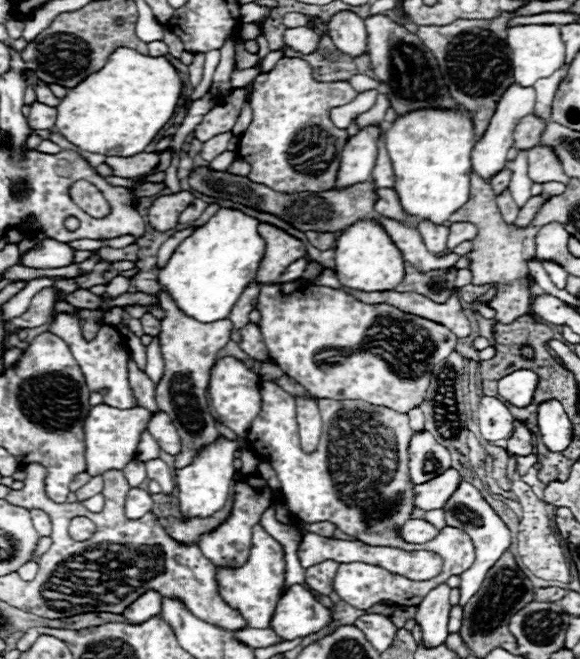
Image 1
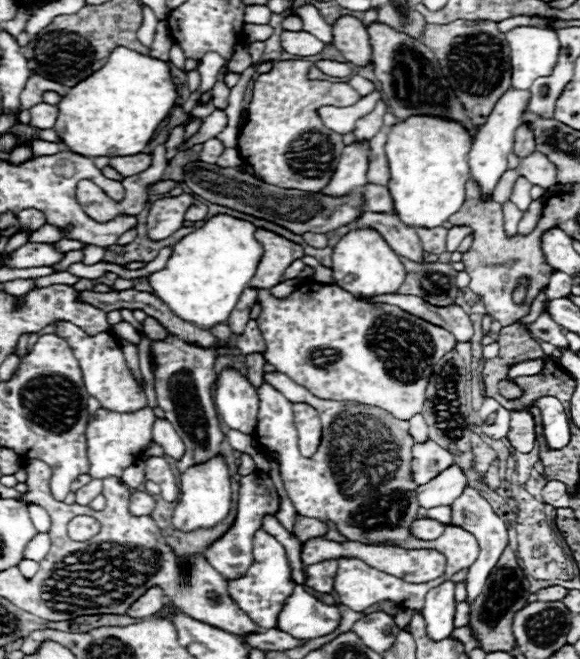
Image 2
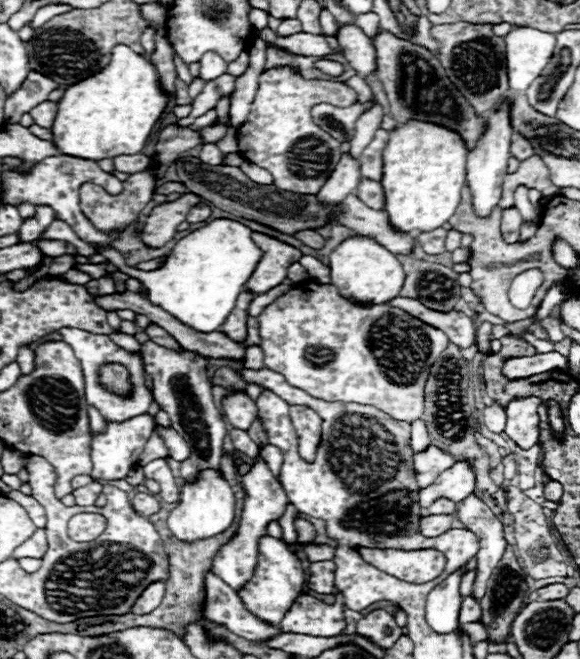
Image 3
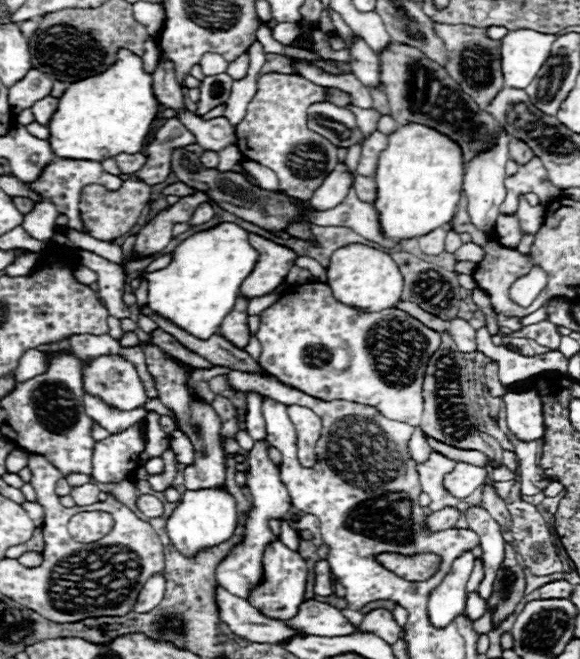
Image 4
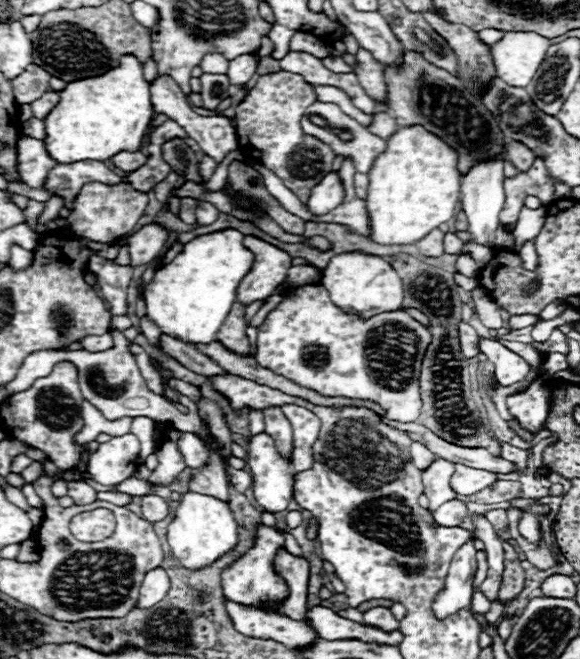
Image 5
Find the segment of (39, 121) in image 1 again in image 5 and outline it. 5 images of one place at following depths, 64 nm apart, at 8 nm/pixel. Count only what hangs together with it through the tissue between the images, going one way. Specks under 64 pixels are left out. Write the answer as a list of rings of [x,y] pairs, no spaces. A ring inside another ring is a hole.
[[[46,92],[42,98],[34,100],[34,102],[32,102],[32,112],[34,112],[34,116],[40,118],[40,120],[44,120],[44,118],[48,116],[48,112],[58,104],[58,100],[60,100],[58,92]]]

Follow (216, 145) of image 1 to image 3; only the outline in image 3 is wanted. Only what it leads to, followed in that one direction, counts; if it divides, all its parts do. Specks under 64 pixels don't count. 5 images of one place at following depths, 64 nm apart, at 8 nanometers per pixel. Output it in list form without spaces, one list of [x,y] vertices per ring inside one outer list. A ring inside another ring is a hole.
[[[204,144],[202,150],[200,150],[200,160],[204,160],[206,164],[216,166],[222,160],[222,152],[220,152],[220,148],[216,144]]]

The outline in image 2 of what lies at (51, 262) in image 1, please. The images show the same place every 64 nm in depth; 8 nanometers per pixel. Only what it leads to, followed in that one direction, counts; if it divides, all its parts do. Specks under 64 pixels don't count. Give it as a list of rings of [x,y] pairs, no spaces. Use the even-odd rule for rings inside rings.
[[[24,244],[18,248],[4,266],[8,268],[38,268],[38,266],[54,266],[58,264],[66,252],[54,250],[52,244]]]

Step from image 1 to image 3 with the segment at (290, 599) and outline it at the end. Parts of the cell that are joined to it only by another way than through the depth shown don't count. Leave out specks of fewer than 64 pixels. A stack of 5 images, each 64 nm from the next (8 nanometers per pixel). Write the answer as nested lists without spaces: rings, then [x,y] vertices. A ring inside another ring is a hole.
[[[298,594],[292,602],[292,608],[280,622],[282,632],[306,634],[306,636],[336,636],[346,628],[344,622],[344,598],[337,594],[334,604],[324,604],[322,600],[310,594]]]

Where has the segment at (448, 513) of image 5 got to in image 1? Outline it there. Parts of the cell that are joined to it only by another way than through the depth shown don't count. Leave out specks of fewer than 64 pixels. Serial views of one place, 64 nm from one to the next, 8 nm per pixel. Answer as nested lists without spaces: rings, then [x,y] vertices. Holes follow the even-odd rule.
[[[408,520],[400,530],[398,536],[402,536],[406,542],[410,544],[424,544],[428,540],[432,540],[438,534],[436,528],[432,528],[428,522],[424,520]]]

